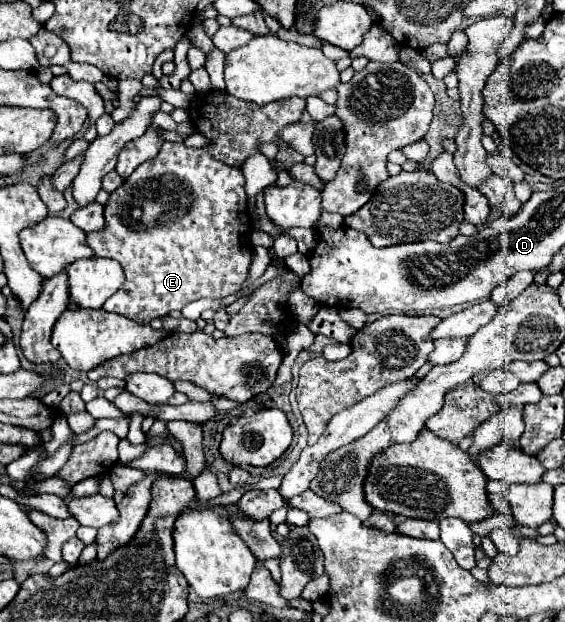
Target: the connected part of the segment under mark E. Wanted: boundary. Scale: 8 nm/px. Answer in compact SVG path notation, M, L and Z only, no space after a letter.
M163 143L161 151L157 153L155 159L149 159L149 163L141 163L131 175L129 179L123 181L121 187L117 187L107 205L105 205L105 227L103 231L97 231L97 233L87 233L87 245L99 255L99 257L111 257L111 259L117 259L125 271L125 283L123 287L111 295L103 309L105 311L111 311L111 313L119 313L119 315L125 315L137 323L143 323L147 325L151 319L155 317L163 317L167 315L169 311L173 309L183 309L185 305L197 301L197 299L203 299L203 297L213 297L213 299L223 299L227 295L233 295L237 293L245 279L247 279L247 273L249 273L249 265L251 265L251 257L253 257L253 251L249 249L249 235L251 235L251 219L249 219L249 213L247 213L247 193L245 193L245 177L241 173L241 169L237 167L229 167L217 159L213 159L205 149L189 149L185 147L183 143Z

